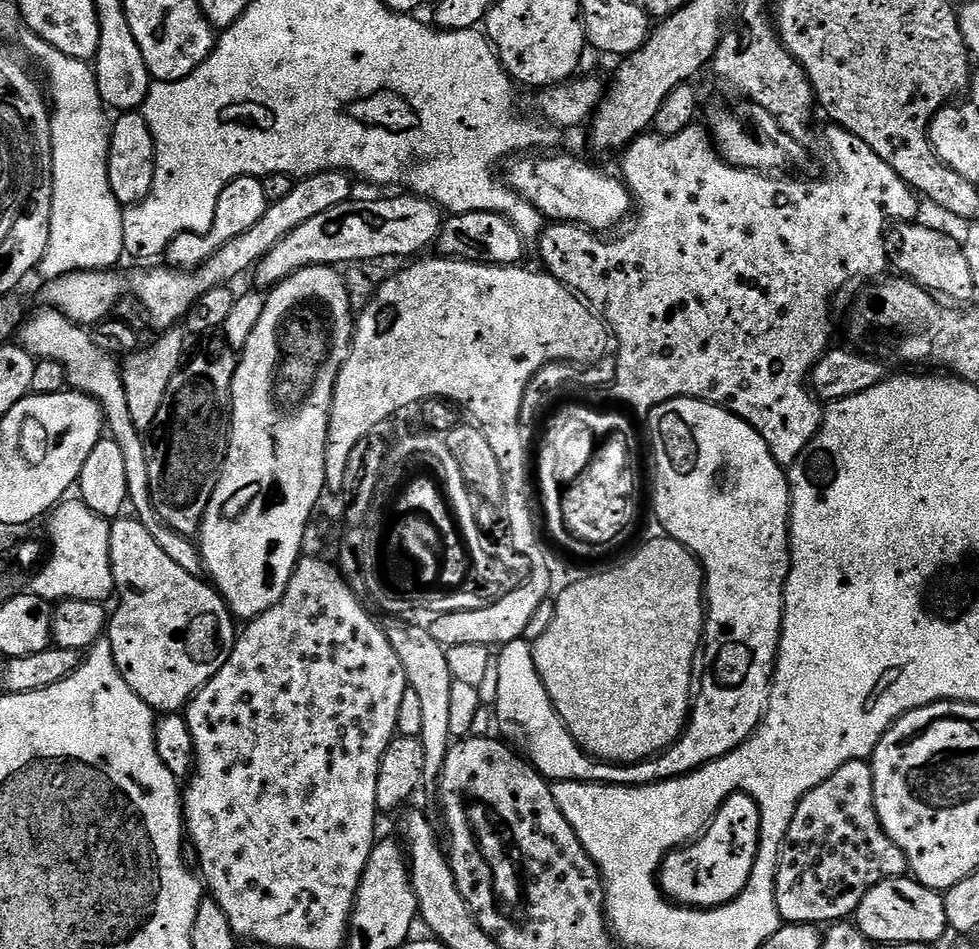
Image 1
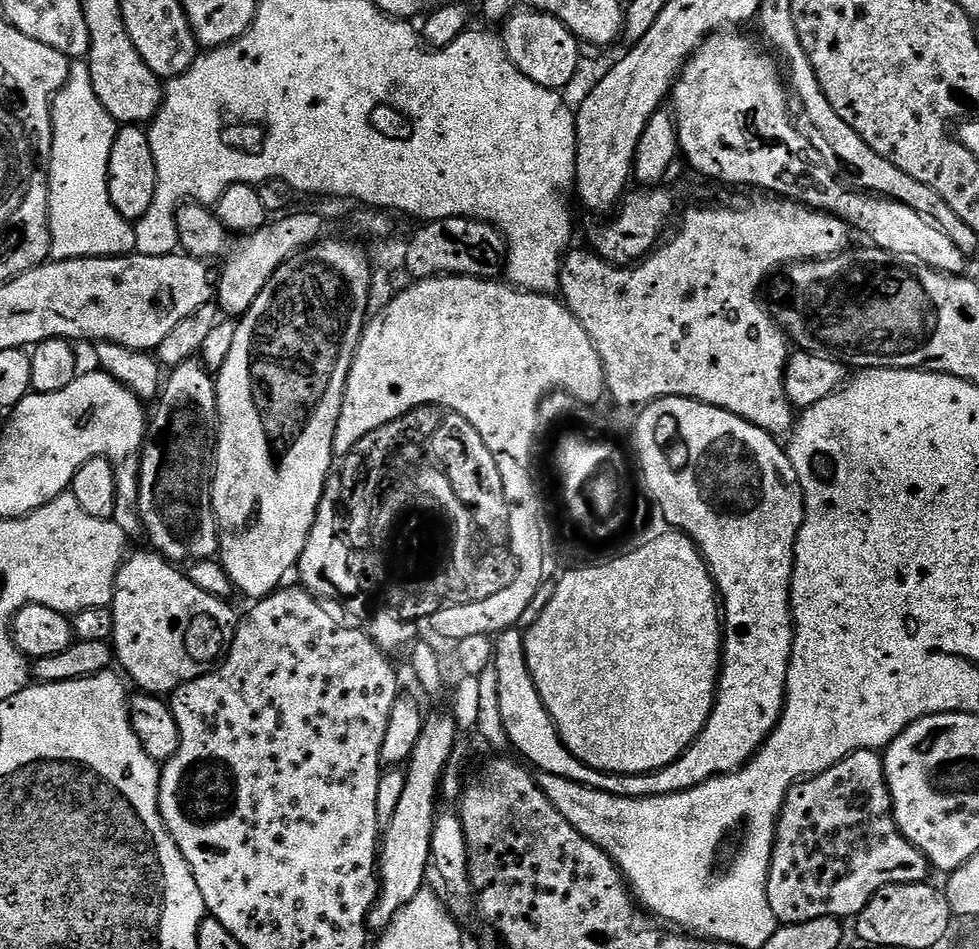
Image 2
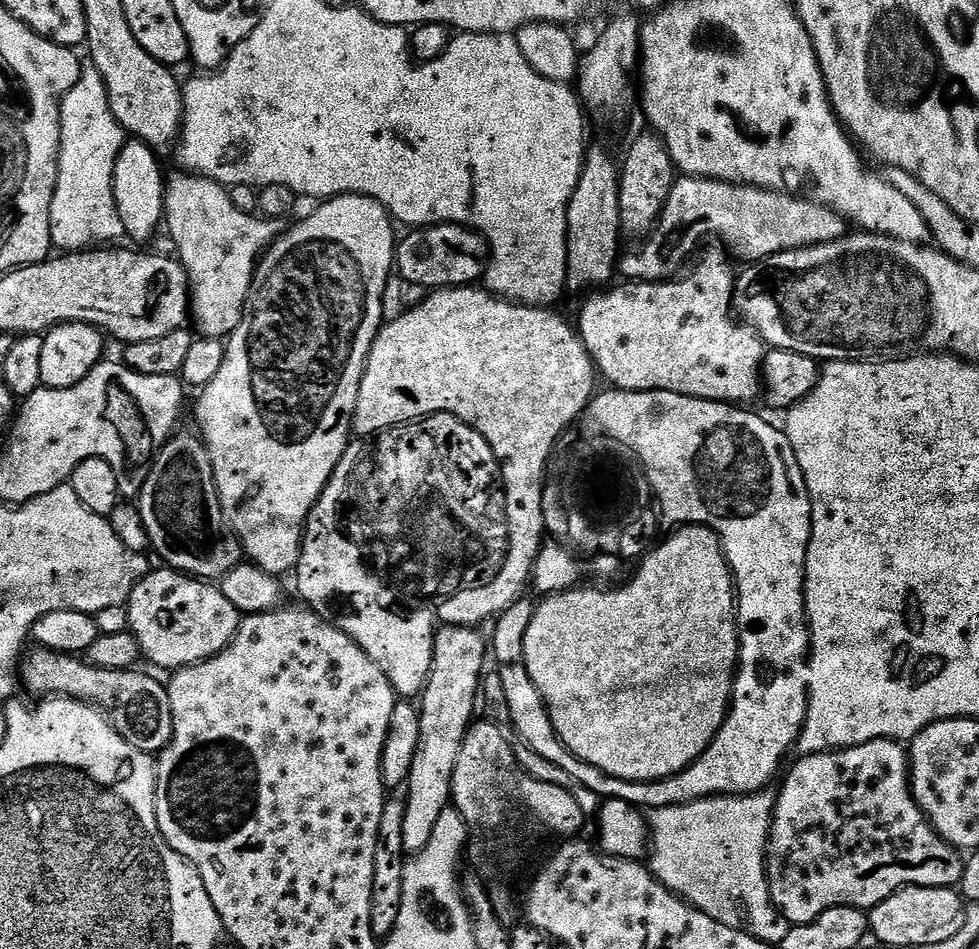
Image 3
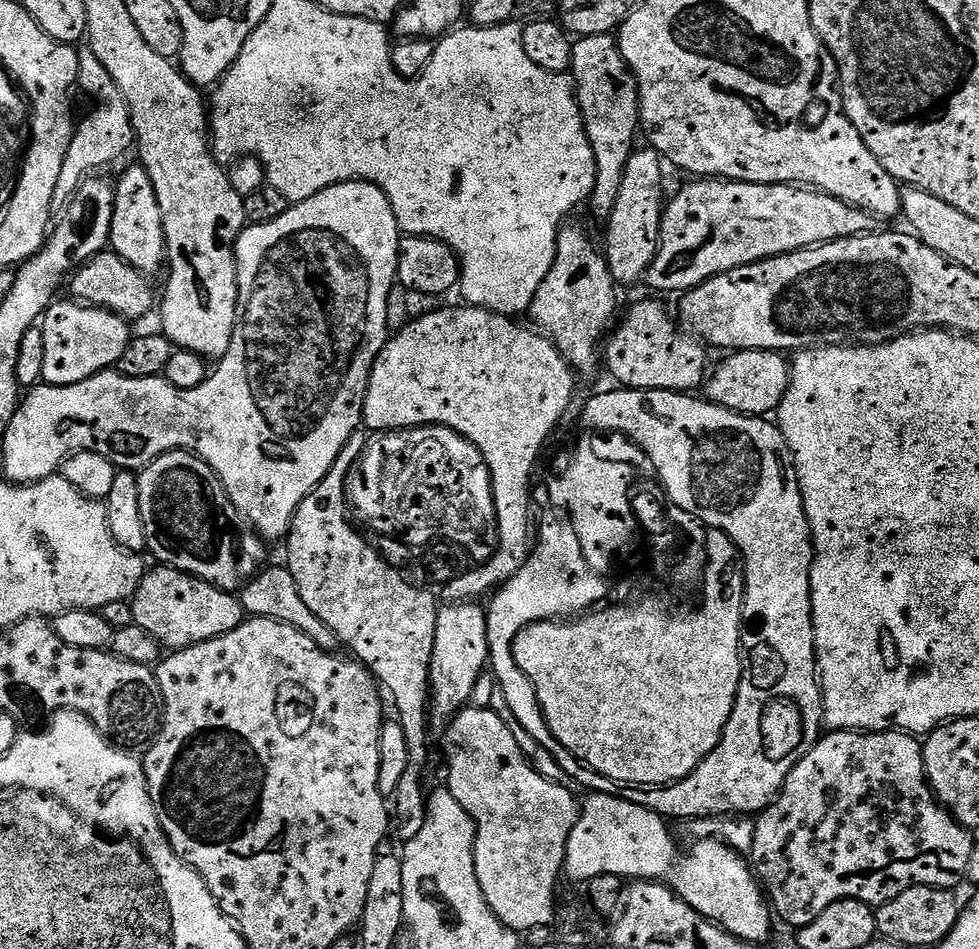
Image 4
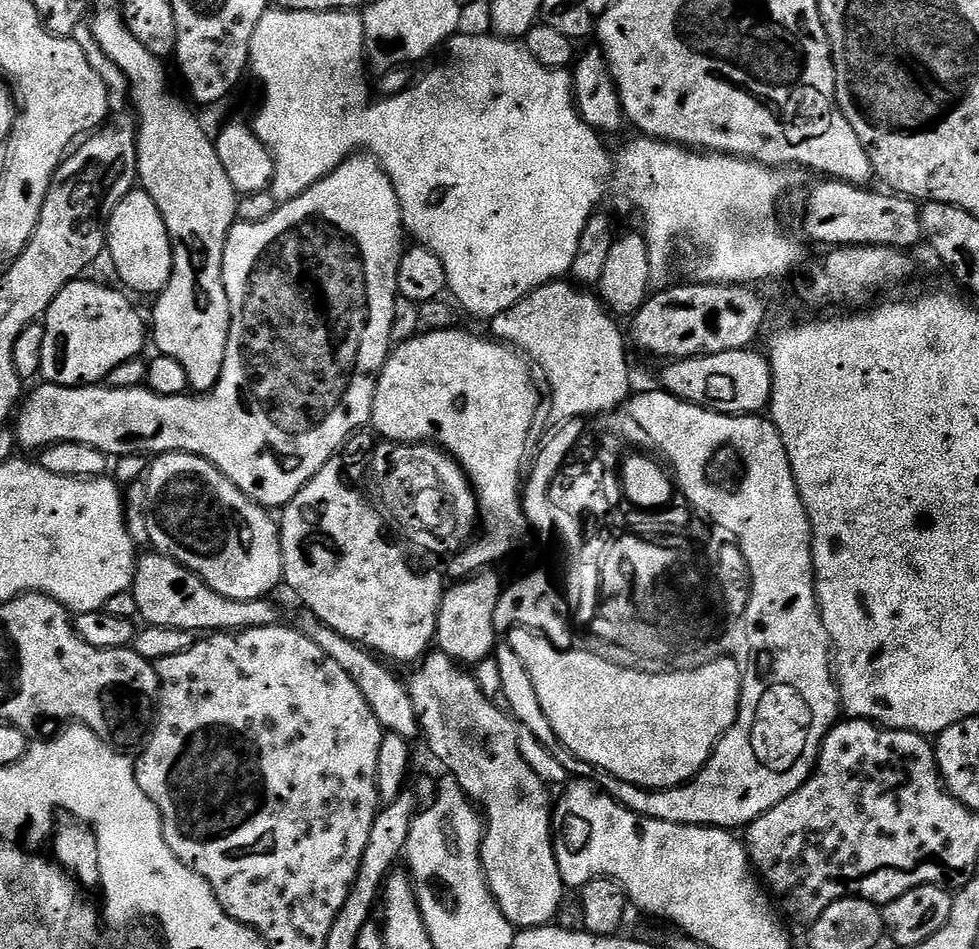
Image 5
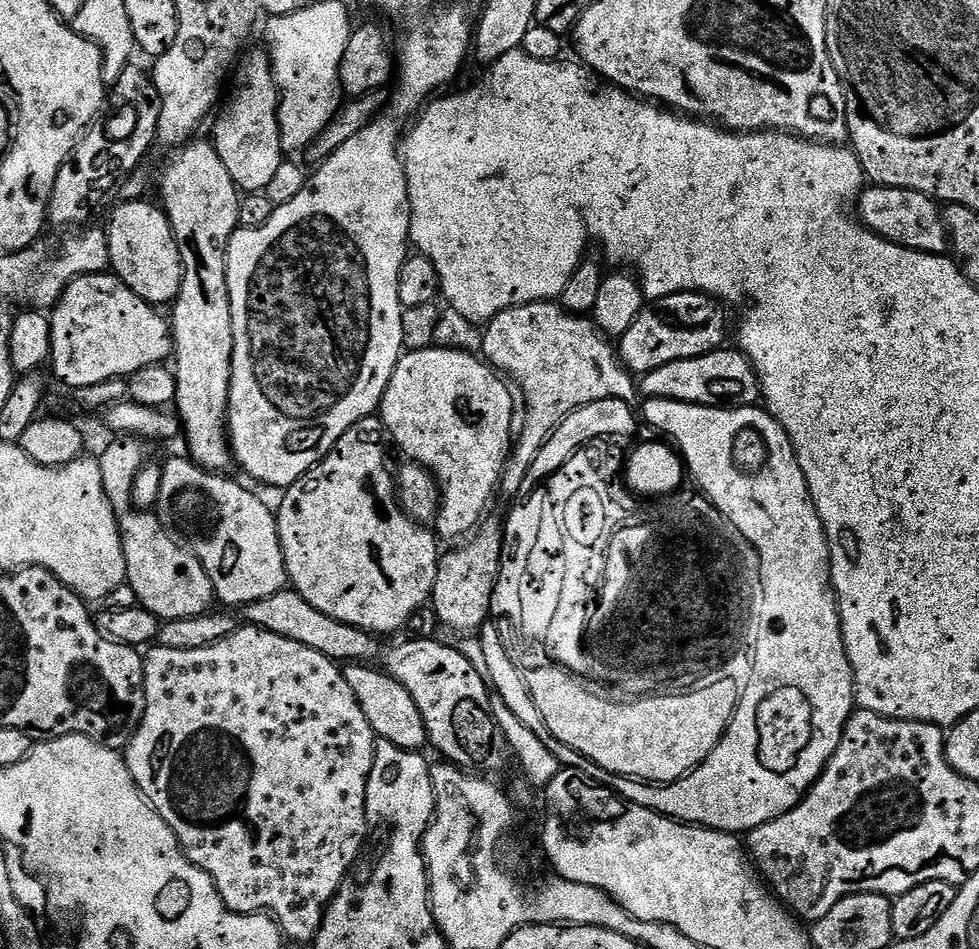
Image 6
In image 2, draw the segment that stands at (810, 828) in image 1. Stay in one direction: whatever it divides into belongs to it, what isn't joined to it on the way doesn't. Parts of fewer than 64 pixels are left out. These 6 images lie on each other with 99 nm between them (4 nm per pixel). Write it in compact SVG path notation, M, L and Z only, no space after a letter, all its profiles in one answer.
M876 750L855 752L842 762L830 766L830 770L800 781L786 794L784 805L780 811L780 821L776 824L776 841L772 847L772 861L768 867L768 901L770 902L770 910L774 910L780 924L810 922L814 918L826 918L827 916L855 918L868 905L870 898L874 898L874 894L878 894L878 890L891 884L918 884L927 881L929 879L928 872L930 873L928 860L900 833L896 820L892 817L892 799L884 777L884 762L881 753Z

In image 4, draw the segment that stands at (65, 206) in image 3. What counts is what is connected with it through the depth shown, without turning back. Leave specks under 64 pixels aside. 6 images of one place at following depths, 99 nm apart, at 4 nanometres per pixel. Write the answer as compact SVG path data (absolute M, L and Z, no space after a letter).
M90 50L80 52L79 83L100 84L100 89L96 92L100 105L81 124L79 121L75 125L70 148L66 150L66 162L62 162L62 175L59 176L56 187L56 198L60 202L67 201L76 193L81 180L88 179L97 170L104 170L107 164L114 163L128 147L131 149L134 144L132 119L124 101L124 93L116 89L116 83L110 78L110 74Z

